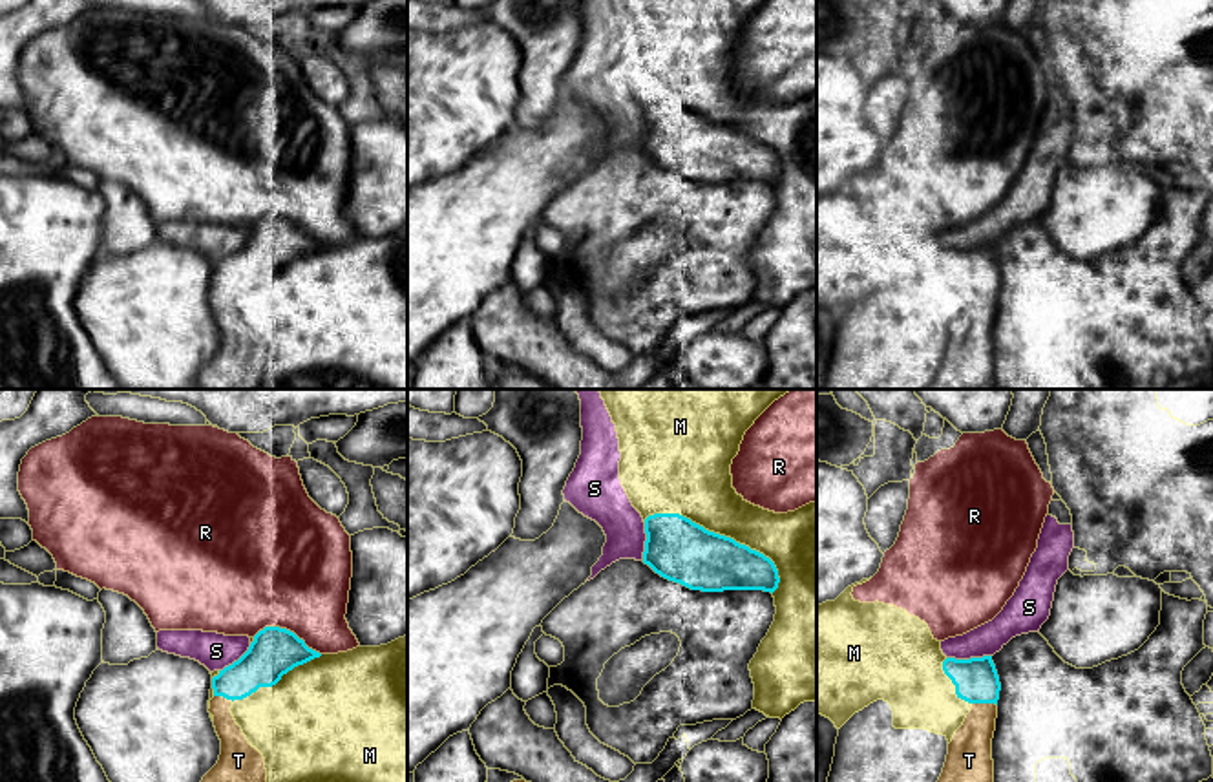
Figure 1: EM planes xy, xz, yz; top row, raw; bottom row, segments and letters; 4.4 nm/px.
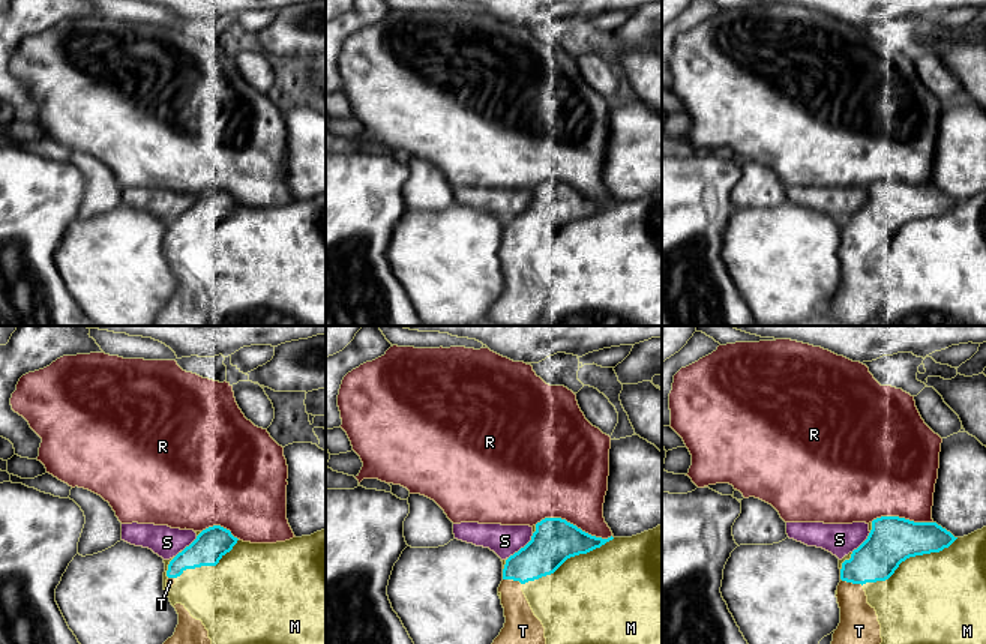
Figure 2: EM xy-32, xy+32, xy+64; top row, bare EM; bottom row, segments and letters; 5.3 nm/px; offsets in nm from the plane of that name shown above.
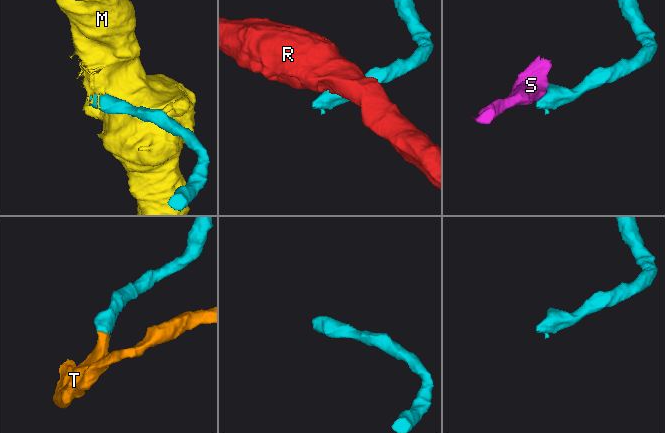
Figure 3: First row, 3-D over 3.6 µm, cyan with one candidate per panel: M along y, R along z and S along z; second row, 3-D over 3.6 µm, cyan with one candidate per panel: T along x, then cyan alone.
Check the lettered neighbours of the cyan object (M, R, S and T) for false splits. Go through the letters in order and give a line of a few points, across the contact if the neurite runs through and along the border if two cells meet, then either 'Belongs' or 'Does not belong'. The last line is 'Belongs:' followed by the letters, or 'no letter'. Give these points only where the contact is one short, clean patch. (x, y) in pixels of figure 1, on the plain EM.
M: Does not belong
R: Does not belong
S: Line: yz (991, 245), (947, 249). Does not belong
T: Line: yz (976, 271), (985, 293), (969, 346). Belongs
Belongs: T

